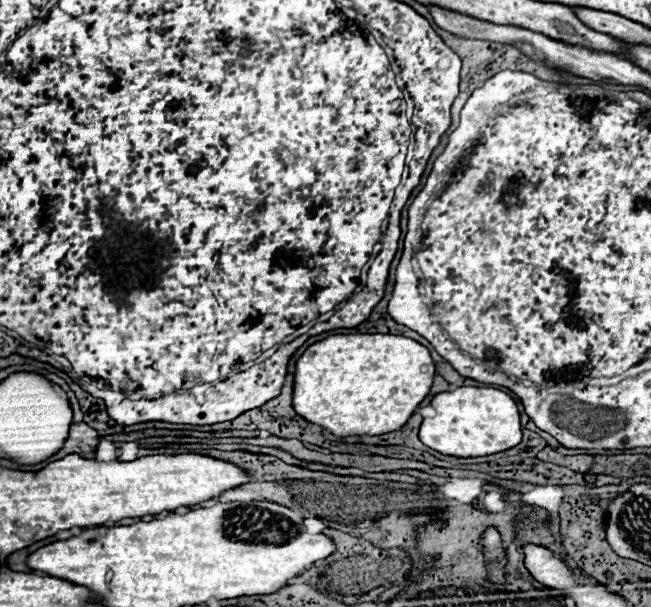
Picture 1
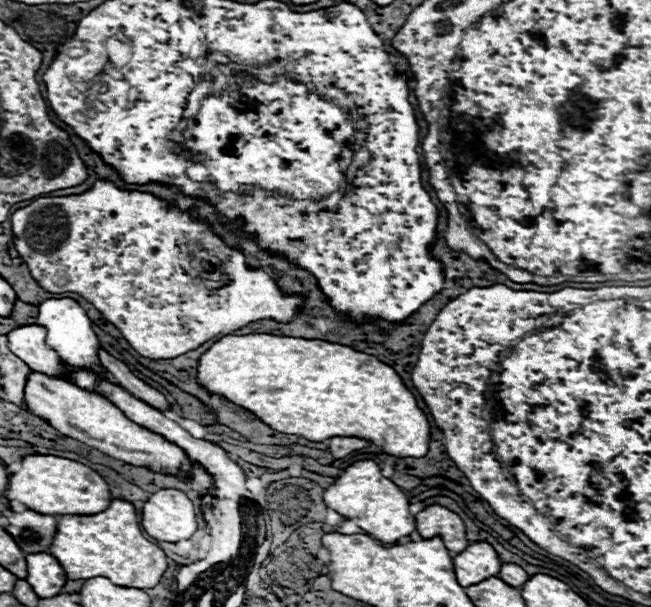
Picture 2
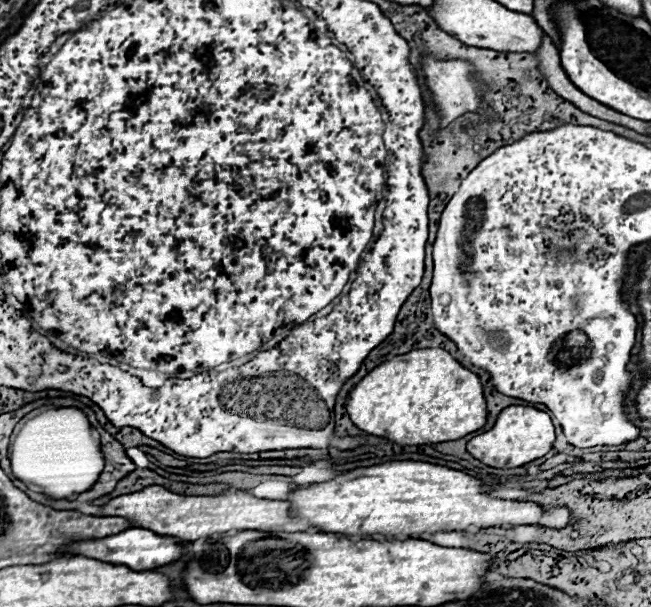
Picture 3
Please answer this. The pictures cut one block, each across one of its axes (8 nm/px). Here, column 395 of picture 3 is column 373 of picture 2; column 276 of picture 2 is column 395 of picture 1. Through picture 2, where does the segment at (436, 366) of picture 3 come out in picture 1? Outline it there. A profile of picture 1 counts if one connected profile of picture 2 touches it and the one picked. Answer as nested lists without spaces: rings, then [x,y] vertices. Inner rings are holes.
[[[338,334],[312,344],[296,362],[292,404],[300,416],[328,428],[340,438],[348,436],[380,436],[396,432],[408,424],[420,402],[428,396],[434,382],[436,366],[430,350],[412,338],[392,334]]]

